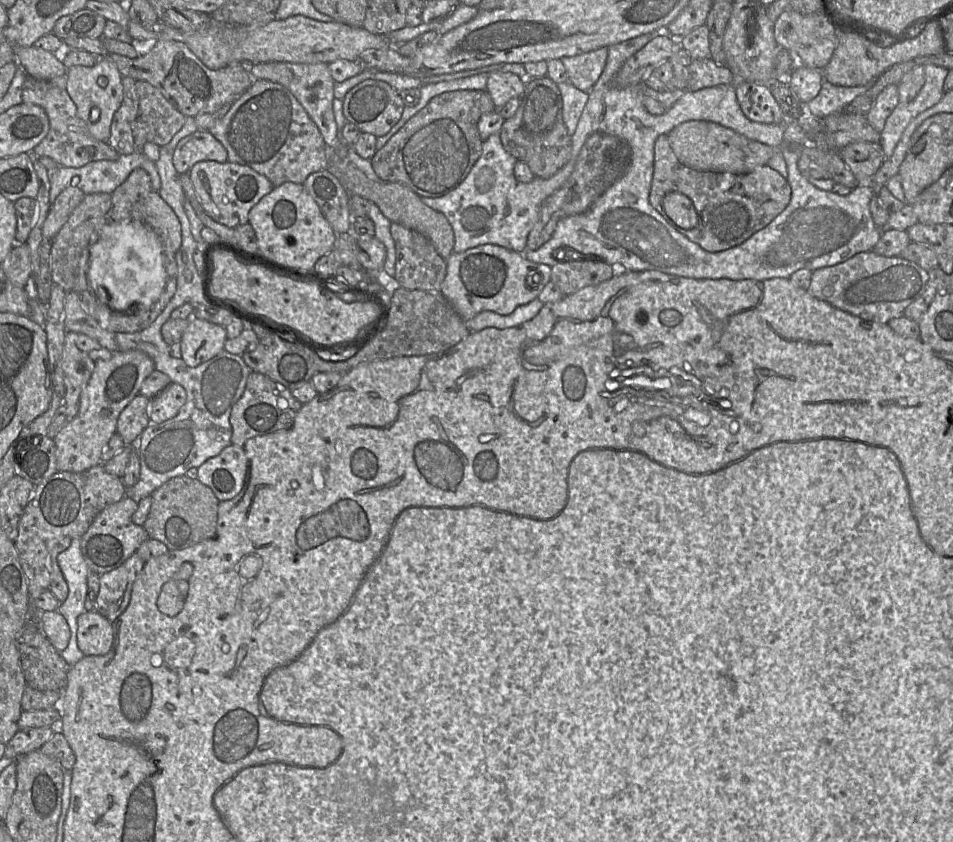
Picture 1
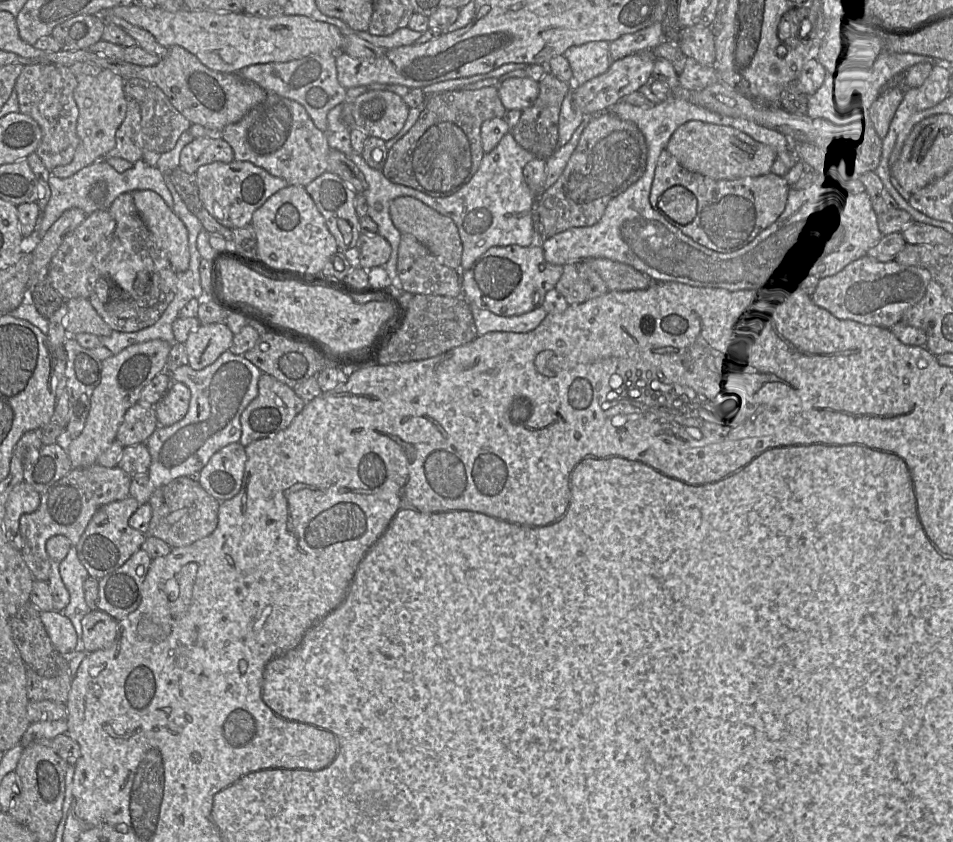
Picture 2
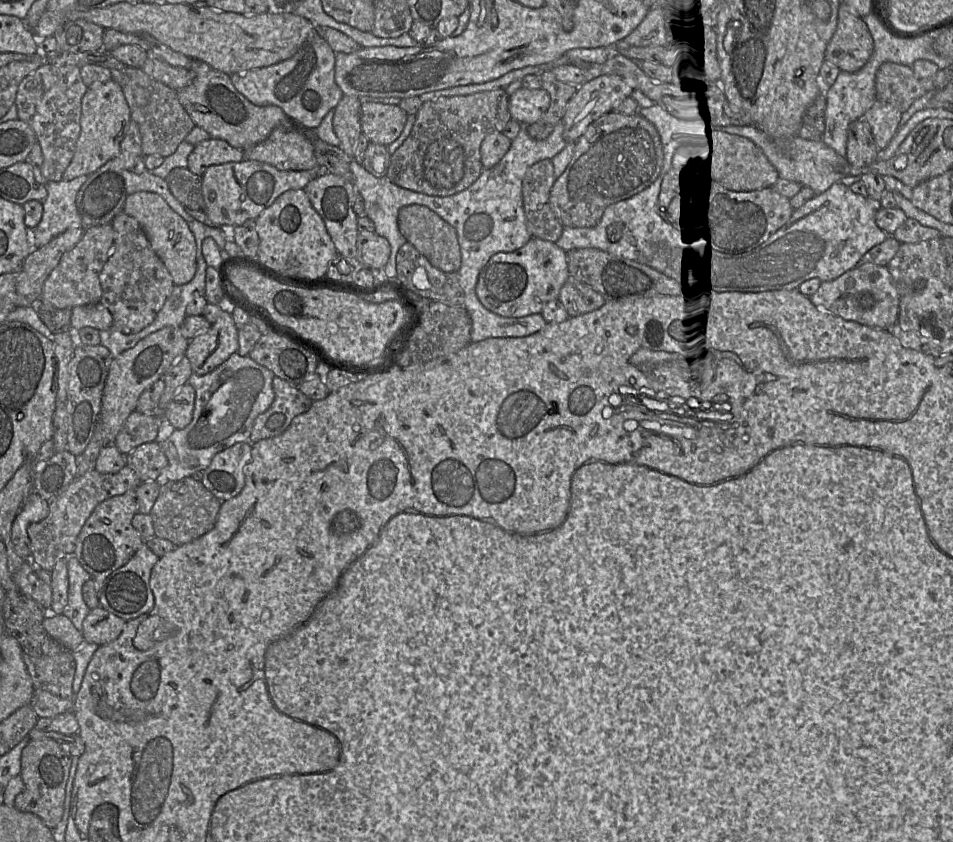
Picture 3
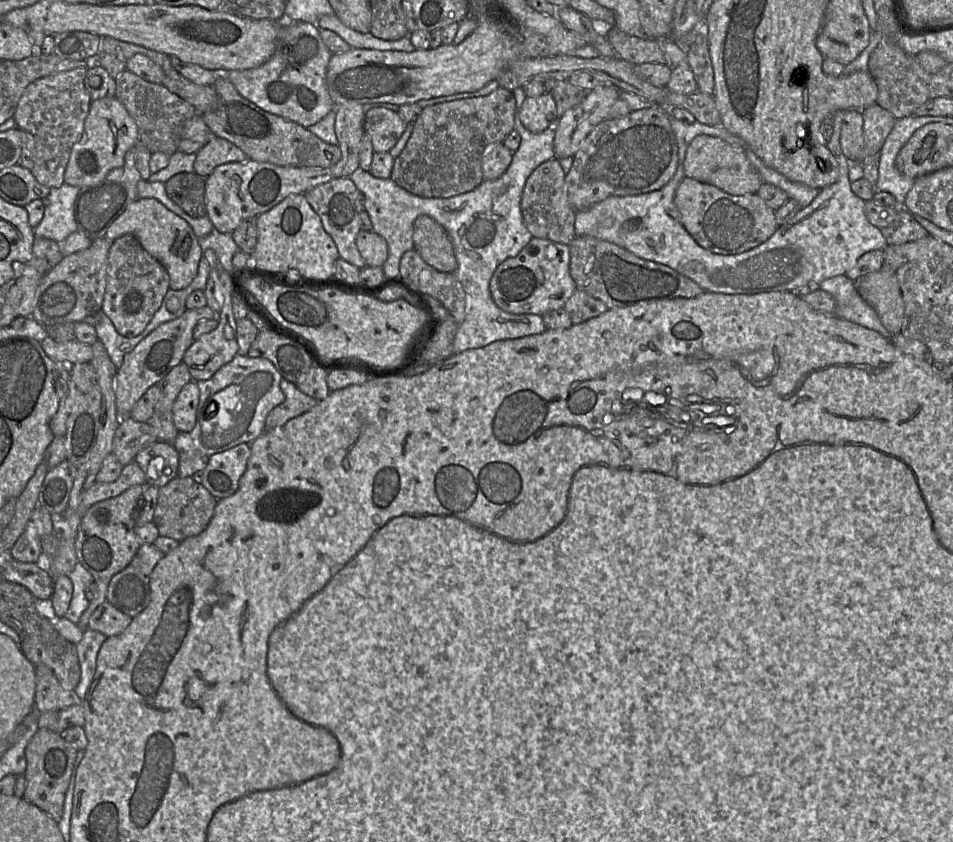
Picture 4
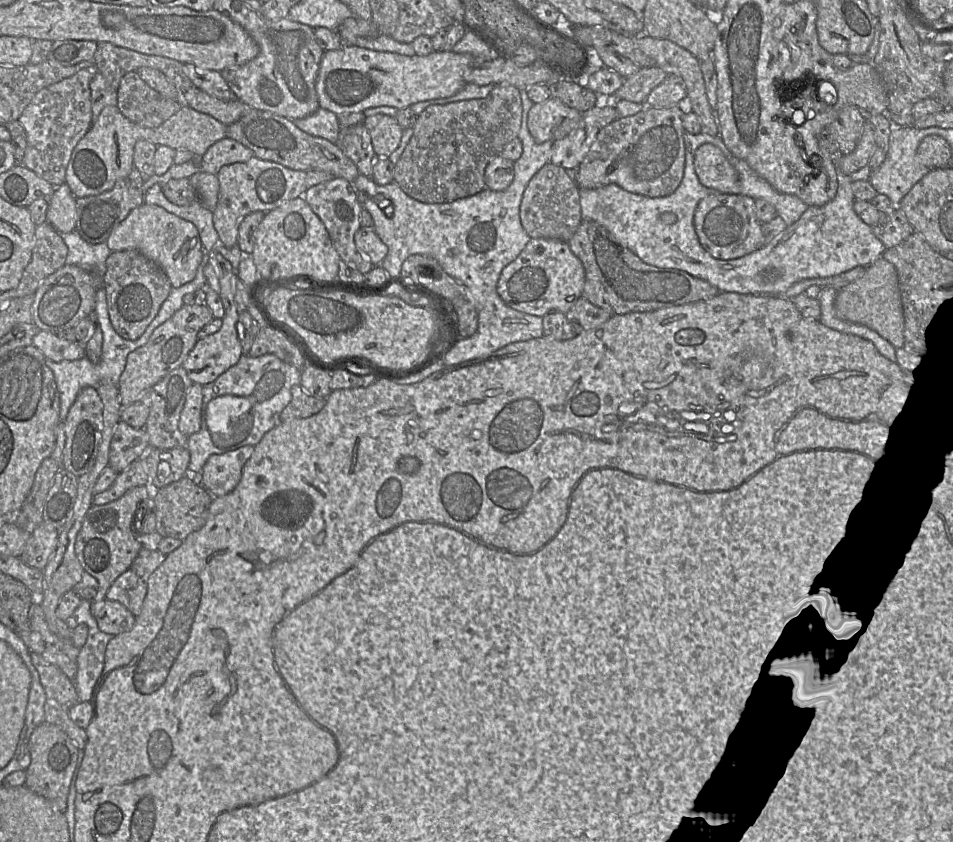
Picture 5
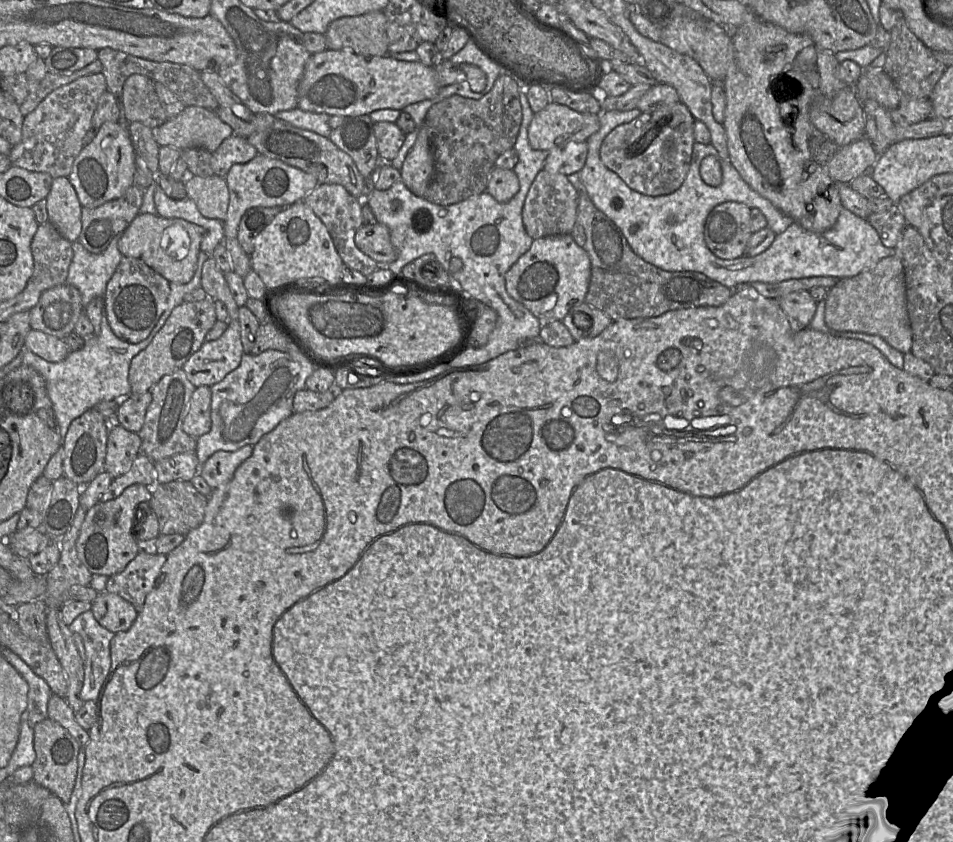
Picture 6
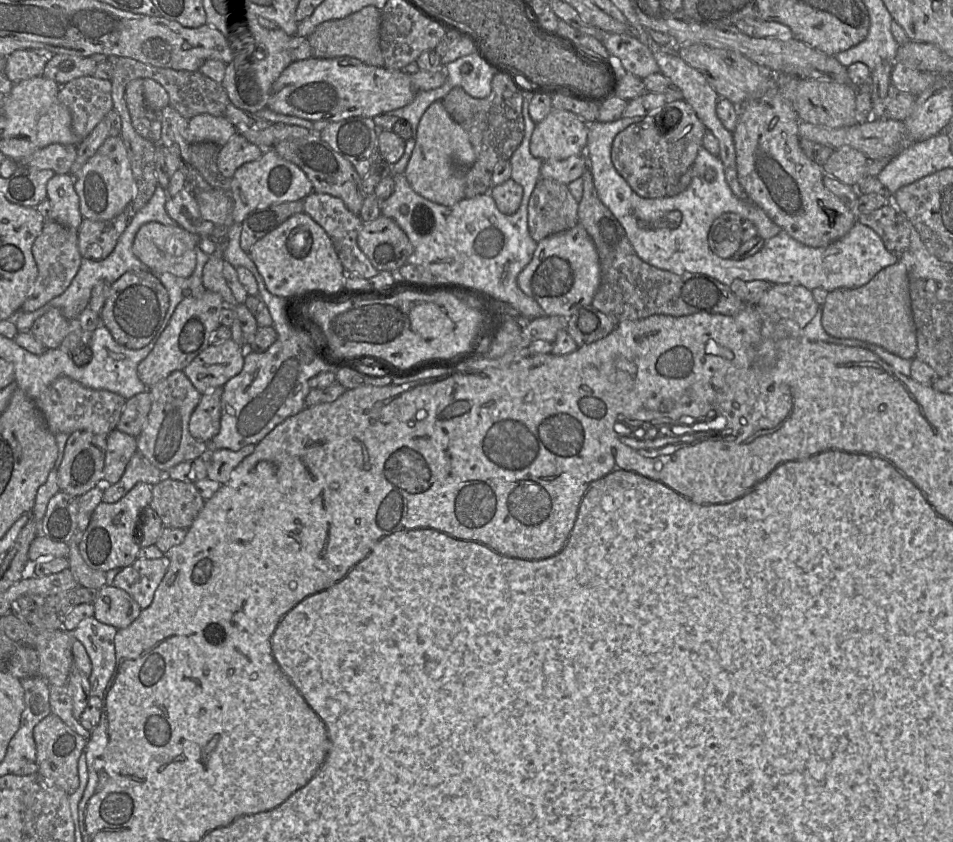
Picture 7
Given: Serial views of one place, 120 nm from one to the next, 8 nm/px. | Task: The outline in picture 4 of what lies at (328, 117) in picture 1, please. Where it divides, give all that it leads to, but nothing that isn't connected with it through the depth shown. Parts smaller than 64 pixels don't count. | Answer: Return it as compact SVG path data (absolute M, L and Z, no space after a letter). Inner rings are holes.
M280 20L277 48L271 58L257 68L230 70L227 78L241 96L259 108L307 128L318 123L336 107L326 80L332 55L317 25Z

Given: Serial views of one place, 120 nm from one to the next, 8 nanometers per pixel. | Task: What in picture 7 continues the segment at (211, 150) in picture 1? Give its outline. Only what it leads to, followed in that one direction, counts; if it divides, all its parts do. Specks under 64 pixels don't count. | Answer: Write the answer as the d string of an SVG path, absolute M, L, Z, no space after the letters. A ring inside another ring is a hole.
M236 133L220 147L218 170L224 177L231 179L241 165L260 159L263 153L263 149Z

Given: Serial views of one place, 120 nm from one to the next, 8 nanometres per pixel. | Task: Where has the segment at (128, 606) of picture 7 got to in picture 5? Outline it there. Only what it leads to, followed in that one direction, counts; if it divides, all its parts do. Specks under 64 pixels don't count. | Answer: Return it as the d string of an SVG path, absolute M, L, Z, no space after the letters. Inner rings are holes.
M106 598L95 619L101 631L118 635L133 628L136 616L122 603Z

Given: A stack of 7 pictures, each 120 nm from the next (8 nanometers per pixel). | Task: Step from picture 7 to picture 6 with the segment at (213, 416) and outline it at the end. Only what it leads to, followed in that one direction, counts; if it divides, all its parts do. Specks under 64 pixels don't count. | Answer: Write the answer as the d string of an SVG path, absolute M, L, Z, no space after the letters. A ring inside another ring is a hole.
M200 386L192 394L187 415L183 421L183 431L198 438L211 429L211 388Z

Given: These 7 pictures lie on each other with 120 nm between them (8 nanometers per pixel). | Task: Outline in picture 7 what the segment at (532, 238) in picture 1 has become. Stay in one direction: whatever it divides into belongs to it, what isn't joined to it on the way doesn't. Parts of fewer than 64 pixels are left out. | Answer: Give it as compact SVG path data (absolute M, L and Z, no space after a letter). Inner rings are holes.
M670 99L663 107L616 135L611 149L612 163L639 196L669 196L669 191L694 163L706 130L695 110L685 100Z

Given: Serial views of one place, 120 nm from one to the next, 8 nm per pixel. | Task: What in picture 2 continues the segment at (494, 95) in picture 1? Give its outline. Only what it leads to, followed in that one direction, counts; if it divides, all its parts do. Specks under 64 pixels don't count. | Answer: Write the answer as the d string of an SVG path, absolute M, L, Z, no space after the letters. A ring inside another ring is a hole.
M510 78L501 82L498 93L507 110L530 107L539 95L539 83L528 78Z

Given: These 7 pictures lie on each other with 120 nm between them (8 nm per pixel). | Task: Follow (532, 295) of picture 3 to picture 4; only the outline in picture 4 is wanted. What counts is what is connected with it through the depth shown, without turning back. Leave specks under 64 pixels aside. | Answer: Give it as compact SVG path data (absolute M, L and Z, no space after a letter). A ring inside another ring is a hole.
M533 237L514 257L504 260L493 273L489 289L495 304L511 314L544 315L562 309L576 290L570 274L569 245Z

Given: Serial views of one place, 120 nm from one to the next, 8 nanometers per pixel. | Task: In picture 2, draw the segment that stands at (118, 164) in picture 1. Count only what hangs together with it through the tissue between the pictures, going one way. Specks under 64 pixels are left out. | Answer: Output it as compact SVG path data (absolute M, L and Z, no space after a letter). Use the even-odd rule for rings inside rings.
M143 159L138 160L133 166L125 172L118 172L111 167L105 160L96 161L67 178L59 178L54 175L49 175L48 185L51 191L50 198L45 206L45 209L40 215L40 210L37 218L38 236L40 238L50 228L50 226L61 216L61 214L71 208L79 208L83 210L86 215L93 213L99 209L109 209L112 202L123 193L133 193L137 190L152 190L160 195L168 207L173 208L173 198L166 185L166 175L163 174L156 166L149 166Z

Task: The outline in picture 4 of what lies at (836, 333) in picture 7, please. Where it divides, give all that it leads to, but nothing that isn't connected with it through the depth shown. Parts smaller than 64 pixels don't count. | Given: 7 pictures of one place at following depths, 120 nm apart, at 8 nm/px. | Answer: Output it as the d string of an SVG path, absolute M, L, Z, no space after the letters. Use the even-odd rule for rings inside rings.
M884 266L854 281L860 297L874 309L892 335L901 332L904 301L895 274Z

